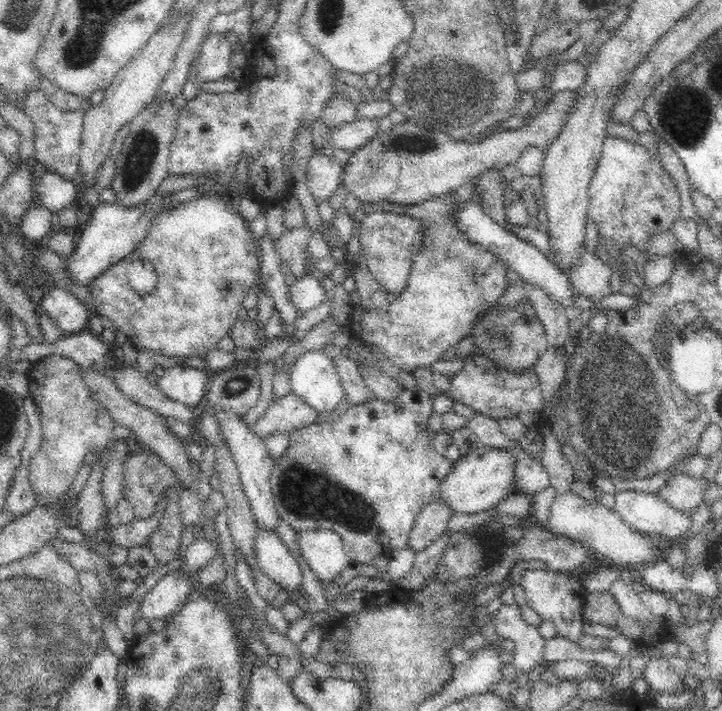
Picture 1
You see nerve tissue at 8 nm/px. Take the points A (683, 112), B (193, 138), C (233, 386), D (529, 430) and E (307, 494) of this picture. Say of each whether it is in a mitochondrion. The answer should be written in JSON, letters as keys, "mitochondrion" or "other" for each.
{"A":"mitochondrion","B":"other","C":"mitochondrion","D":"other","E":"mitochondrion"}

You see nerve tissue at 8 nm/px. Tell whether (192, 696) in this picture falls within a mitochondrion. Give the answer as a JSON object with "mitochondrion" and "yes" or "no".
{"mitochondrion":"yes"}

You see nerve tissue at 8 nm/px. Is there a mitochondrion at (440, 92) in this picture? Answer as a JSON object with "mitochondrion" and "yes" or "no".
{"mitochondrion":"yes"}

